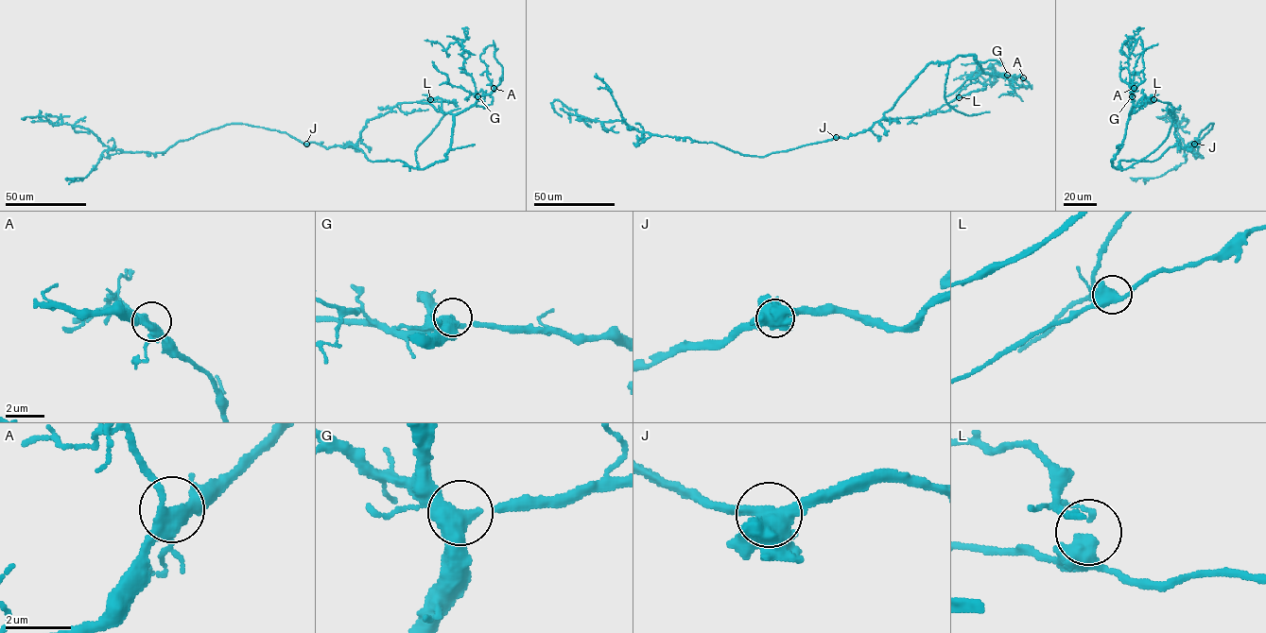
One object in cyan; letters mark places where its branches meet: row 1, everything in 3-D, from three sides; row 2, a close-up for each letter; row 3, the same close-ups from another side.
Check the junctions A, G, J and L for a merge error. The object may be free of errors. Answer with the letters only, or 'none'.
none

